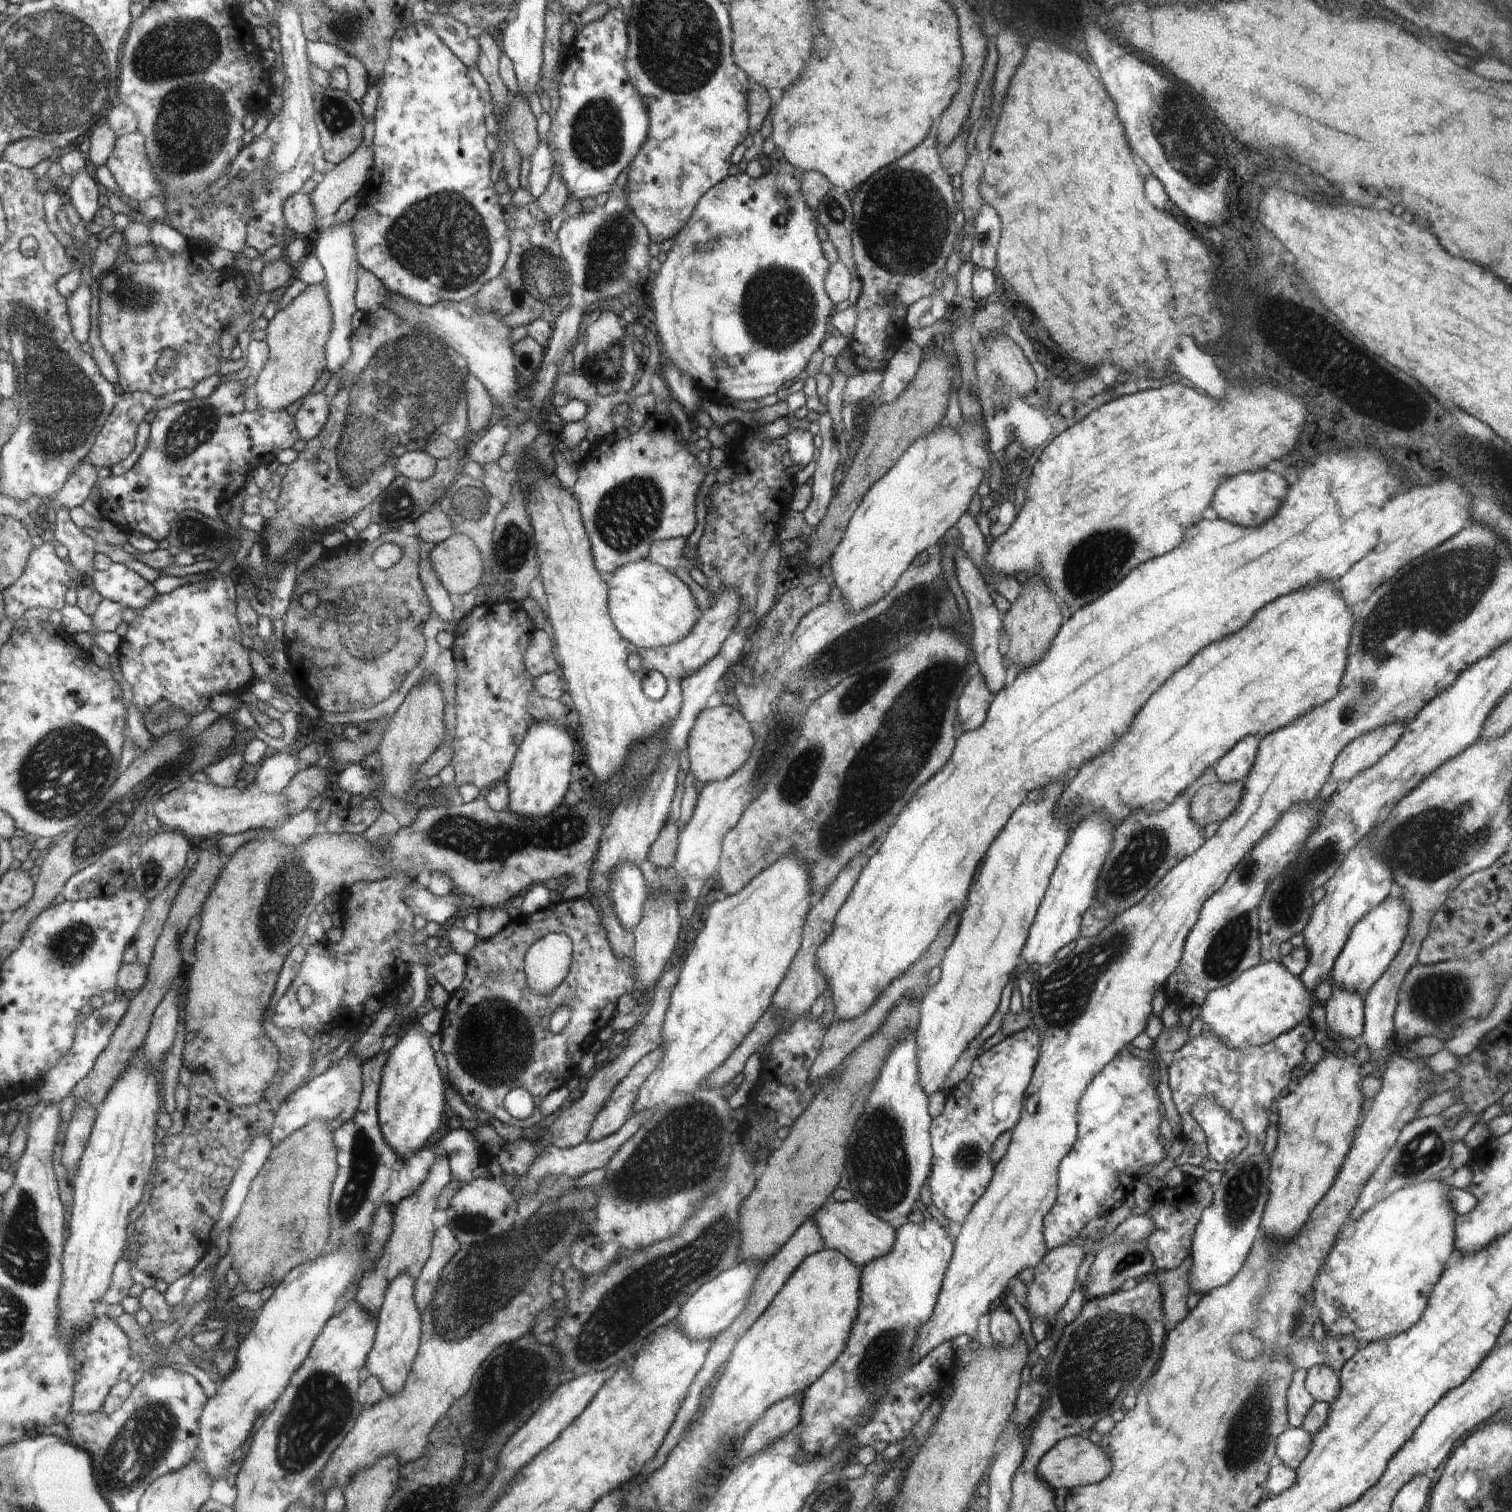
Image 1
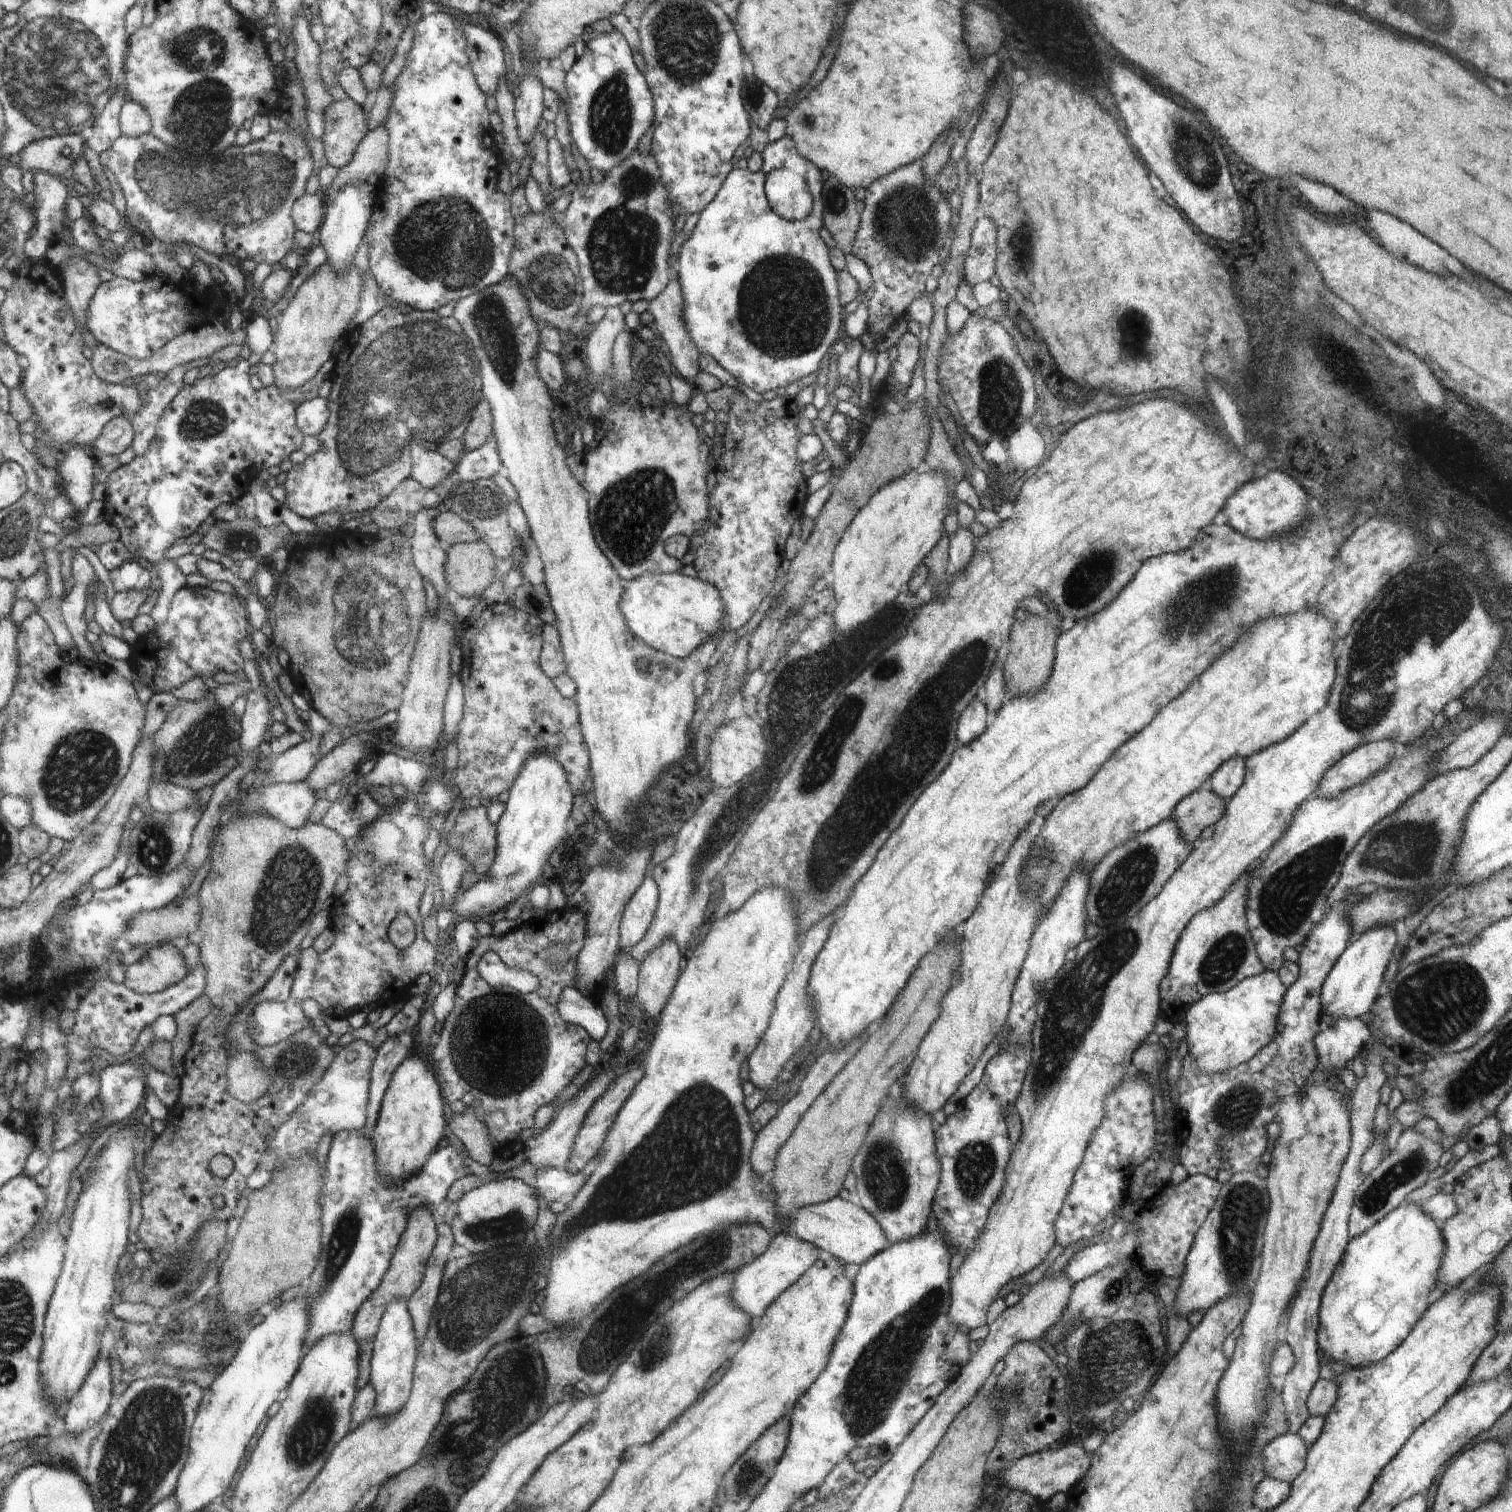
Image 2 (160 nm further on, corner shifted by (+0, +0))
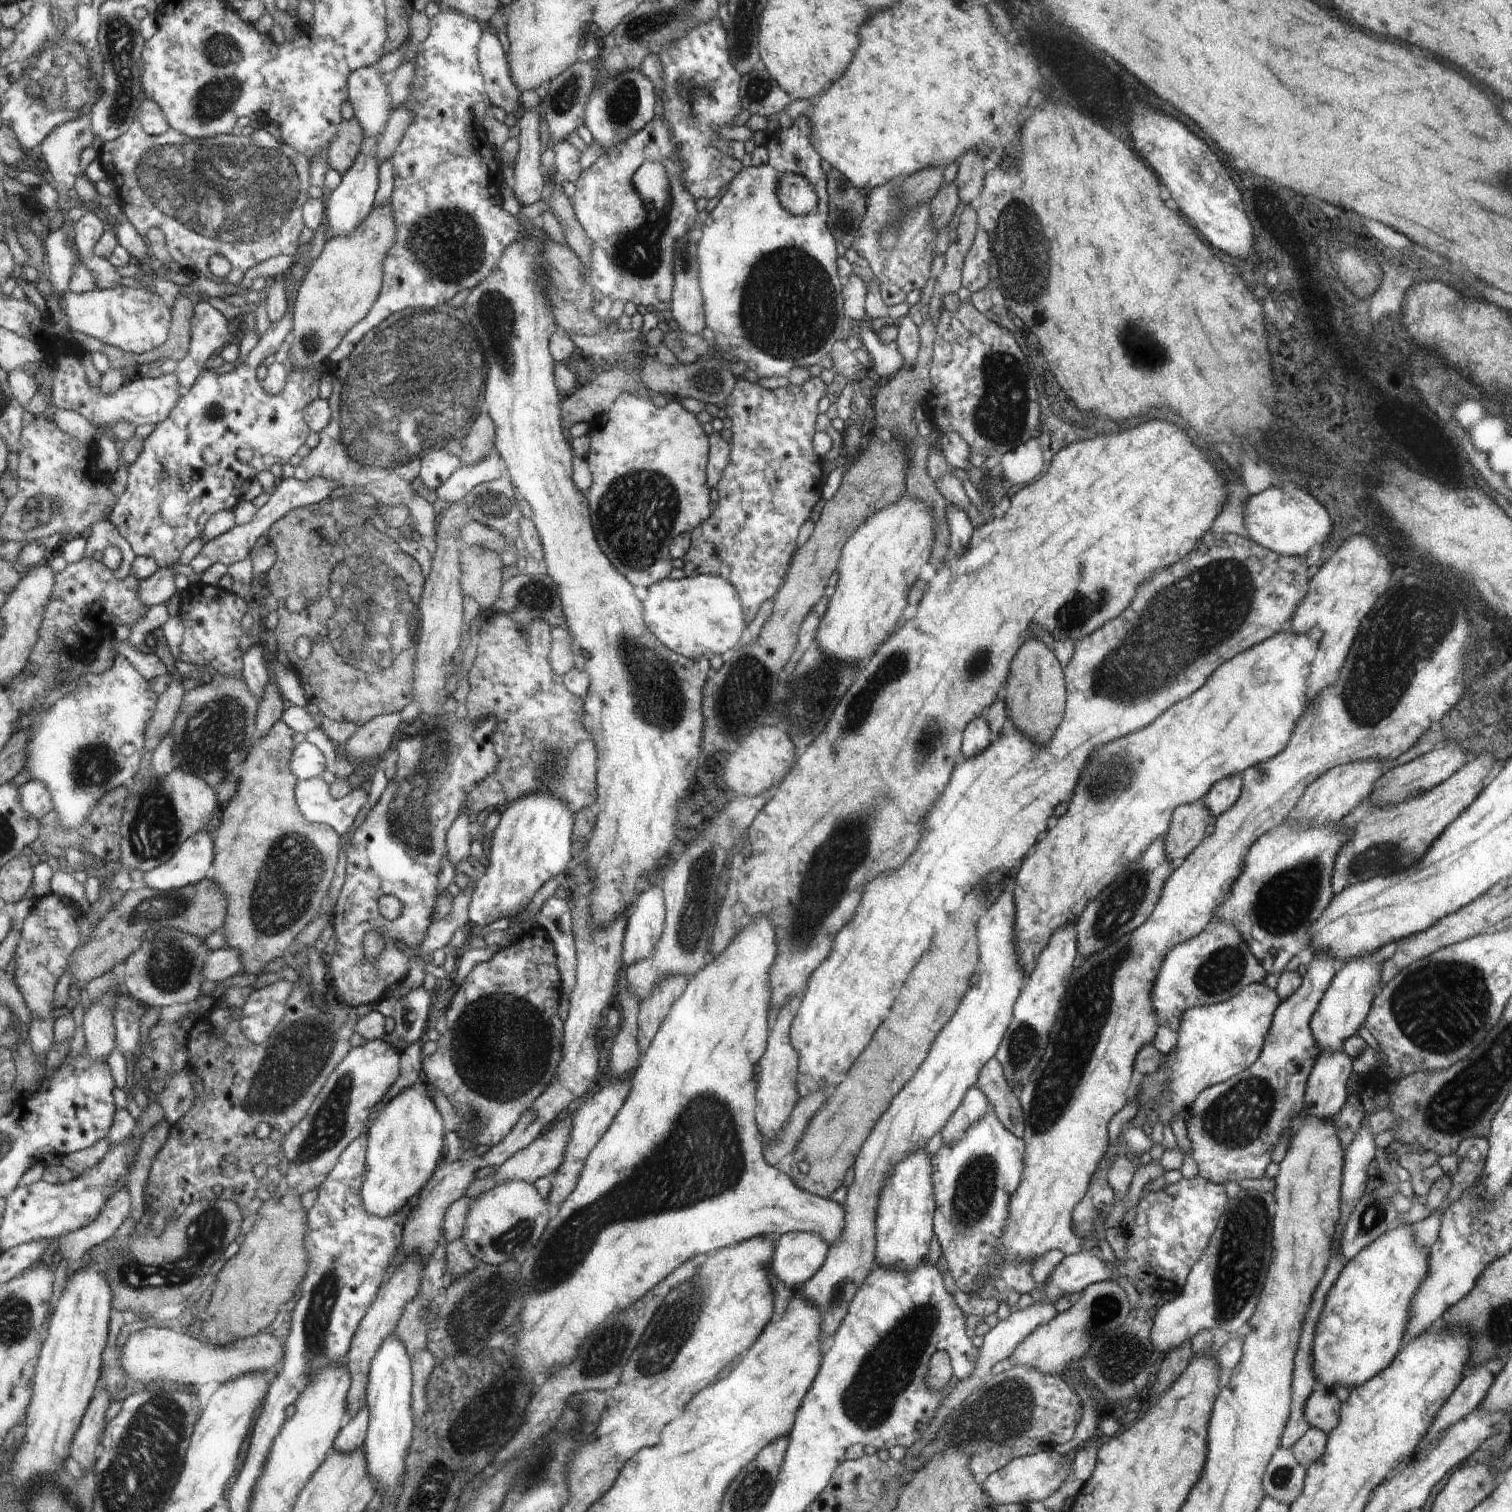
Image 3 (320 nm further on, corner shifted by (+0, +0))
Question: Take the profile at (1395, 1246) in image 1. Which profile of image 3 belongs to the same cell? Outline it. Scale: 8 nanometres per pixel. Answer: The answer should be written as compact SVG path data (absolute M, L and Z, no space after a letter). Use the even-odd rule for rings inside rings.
M1398 1225L1345 1263L1316 1325L1311 1372L1317 1387L1337 1385L1352 1390L1390 1366L1404 1342L1410 1303L1426 1276L1427 1258L1415 1246L1411 1226Z

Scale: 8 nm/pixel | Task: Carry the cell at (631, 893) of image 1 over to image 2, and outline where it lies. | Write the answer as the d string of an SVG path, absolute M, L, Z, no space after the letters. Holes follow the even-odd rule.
M647 877L642 881L634 898L627 905L621 924L621 947L630 951L646 938L650 924L658 909L660 890L653 878Z

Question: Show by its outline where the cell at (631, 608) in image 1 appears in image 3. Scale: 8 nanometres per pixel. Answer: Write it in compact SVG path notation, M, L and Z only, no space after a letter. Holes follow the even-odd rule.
M704 573L657 582L642 602L647 627L670 650L687 659L723 655L748 636L746 614L735 586L718 575Z

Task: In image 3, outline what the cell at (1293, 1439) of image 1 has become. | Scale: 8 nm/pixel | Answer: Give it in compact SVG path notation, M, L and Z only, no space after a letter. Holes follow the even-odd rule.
M1279 1446L1262 1477L1265 1496L1290 1506L1304 1488L1305 1471L1292 1449Z

